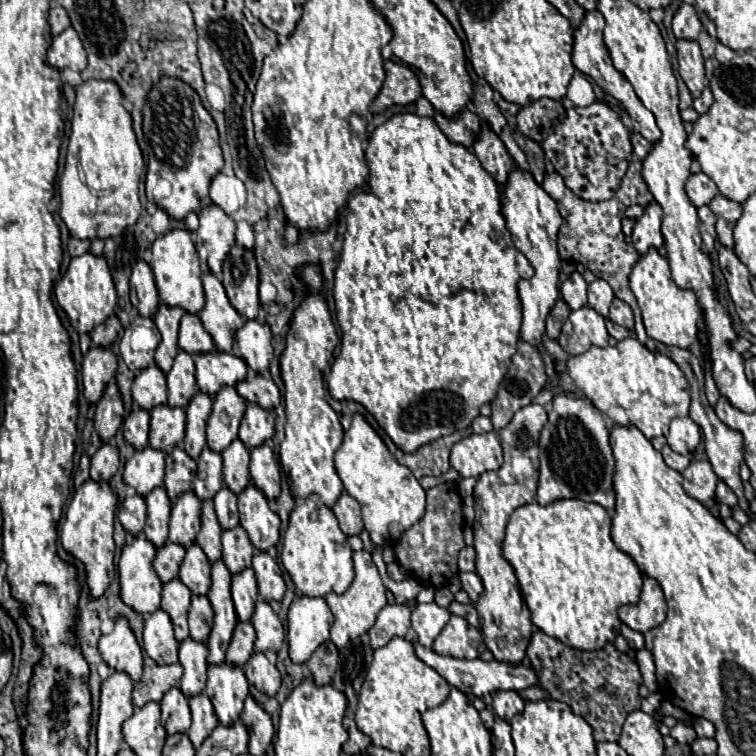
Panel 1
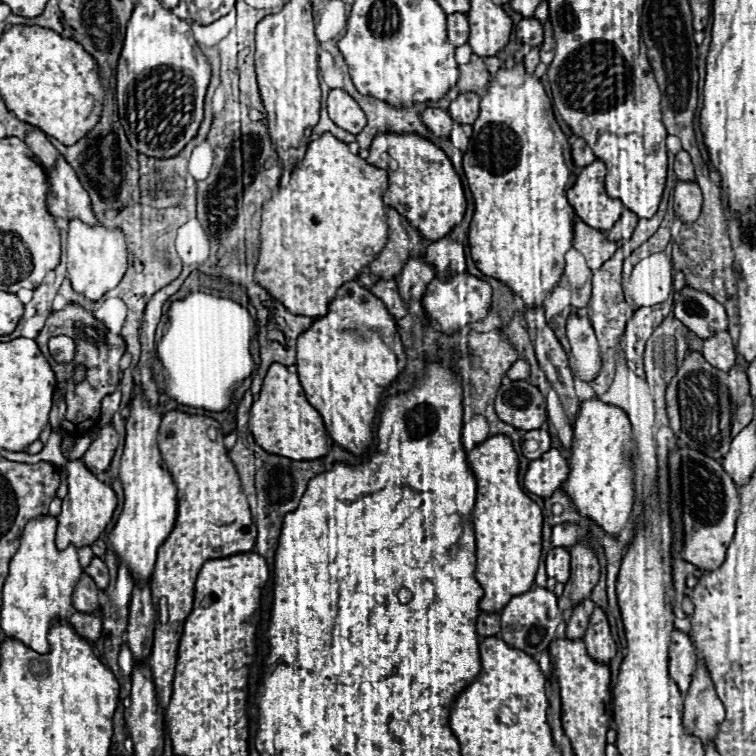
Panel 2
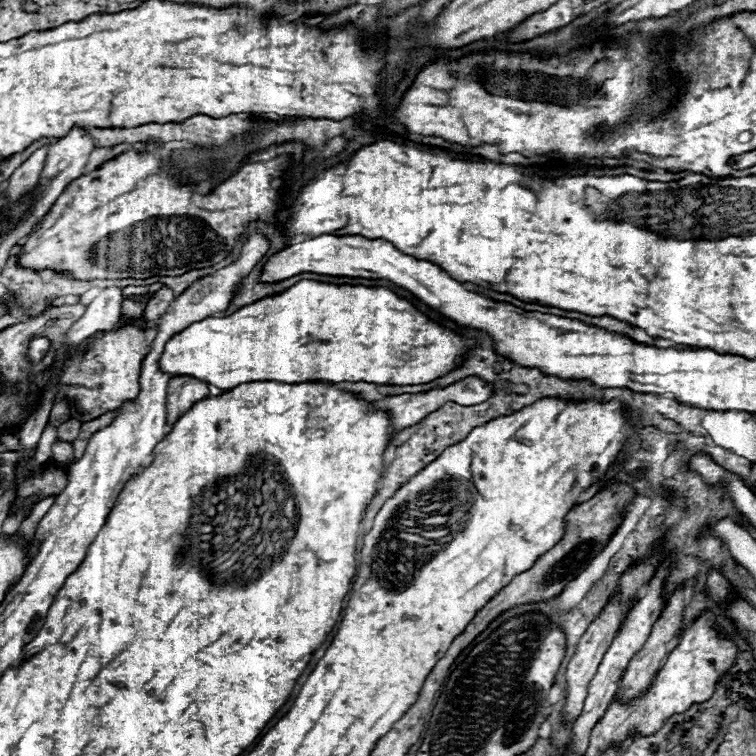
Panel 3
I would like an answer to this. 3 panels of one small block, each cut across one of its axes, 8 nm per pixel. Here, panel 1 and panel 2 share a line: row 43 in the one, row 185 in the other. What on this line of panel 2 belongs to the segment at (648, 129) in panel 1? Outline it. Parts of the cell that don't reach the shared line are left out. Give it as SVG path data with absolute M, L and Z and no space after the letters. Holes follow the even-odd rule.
M594 160L590 166L582 168L574 186L568 190L568 202L574 208L576 216L590 228L602 232L610 230L626 210L622 202L606 198L604 178L604 164L600 160Z

